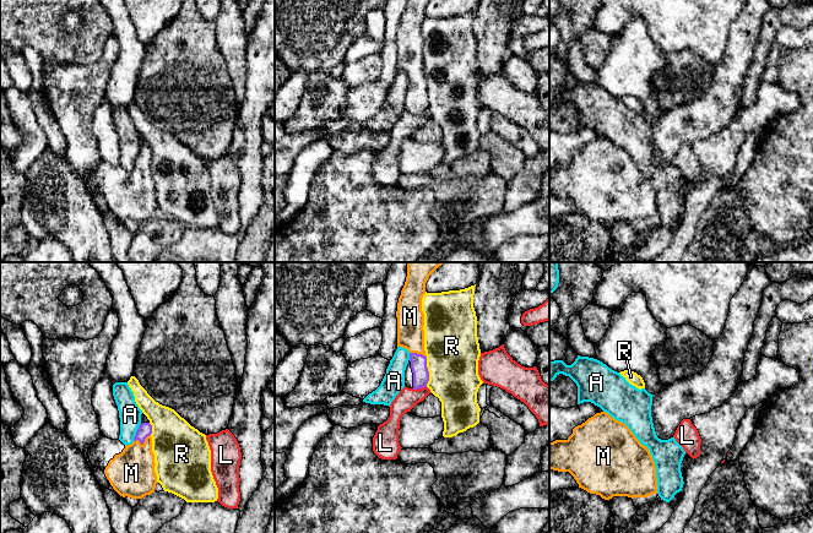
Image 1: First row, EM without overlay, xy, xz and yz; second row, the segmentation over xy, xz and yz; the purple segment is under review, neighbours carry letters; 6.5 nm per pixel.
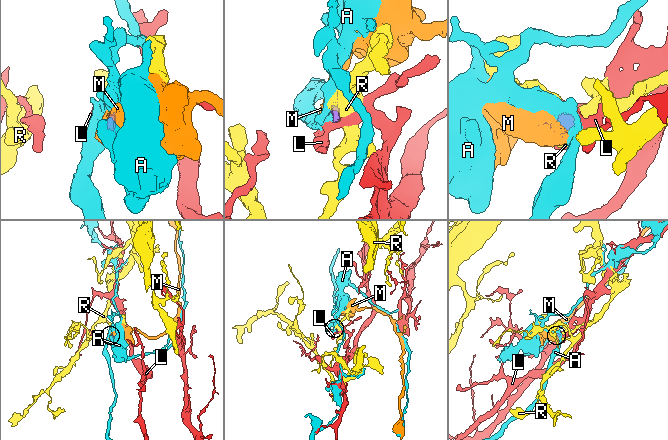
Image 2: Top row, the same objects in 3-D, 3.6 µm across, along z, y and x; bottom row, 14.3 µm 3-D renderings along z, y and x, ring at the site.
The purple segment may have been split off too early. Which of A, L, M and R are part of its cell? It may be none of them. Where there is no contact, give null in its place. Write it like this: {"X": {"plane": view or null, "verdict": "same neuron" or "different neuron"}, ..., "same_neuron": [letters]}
{"A": {"plane": "xy", "verdict": "different neuron"}, "L": {"plane": "xz", "verdict": "different neuron"}, "M": {"plane": "xy", "verdict": "same neuron"}, "R": {"plane": "xz", "verdict": "different neuron"}, "same_neuron": ["M"]}

